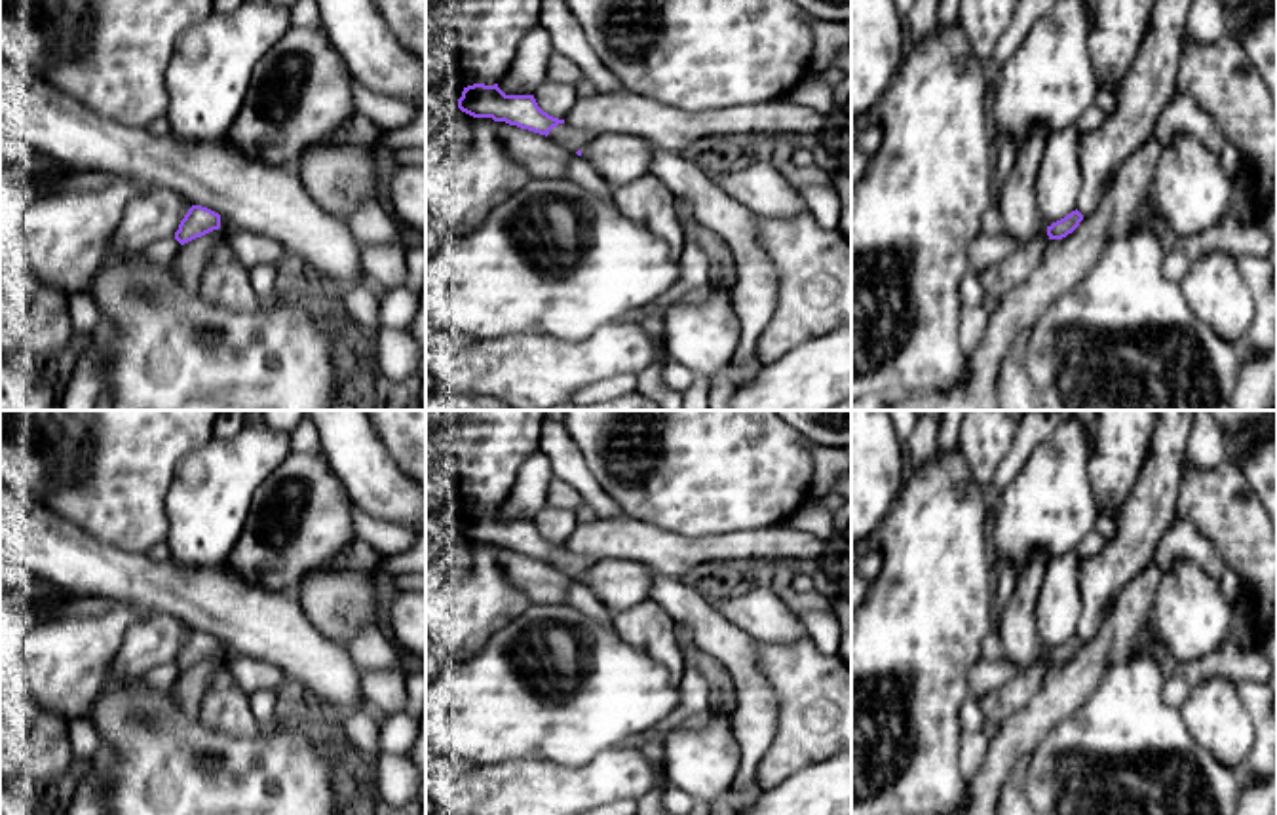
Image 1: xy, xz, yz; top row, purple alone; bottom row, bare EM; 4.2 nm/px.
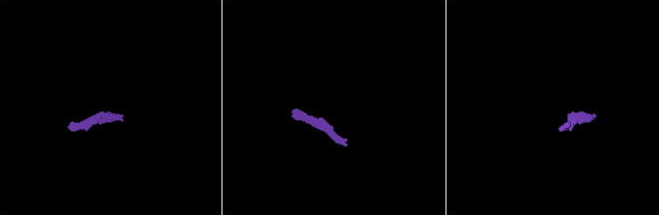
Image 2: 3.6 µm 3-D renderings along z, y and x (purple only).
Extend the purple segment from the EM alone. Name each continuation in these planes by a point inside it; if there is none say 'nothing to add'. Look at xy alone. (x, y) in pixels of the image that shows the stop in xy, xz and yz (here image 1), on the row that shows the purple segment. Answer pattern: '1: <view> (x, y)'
nothing to add

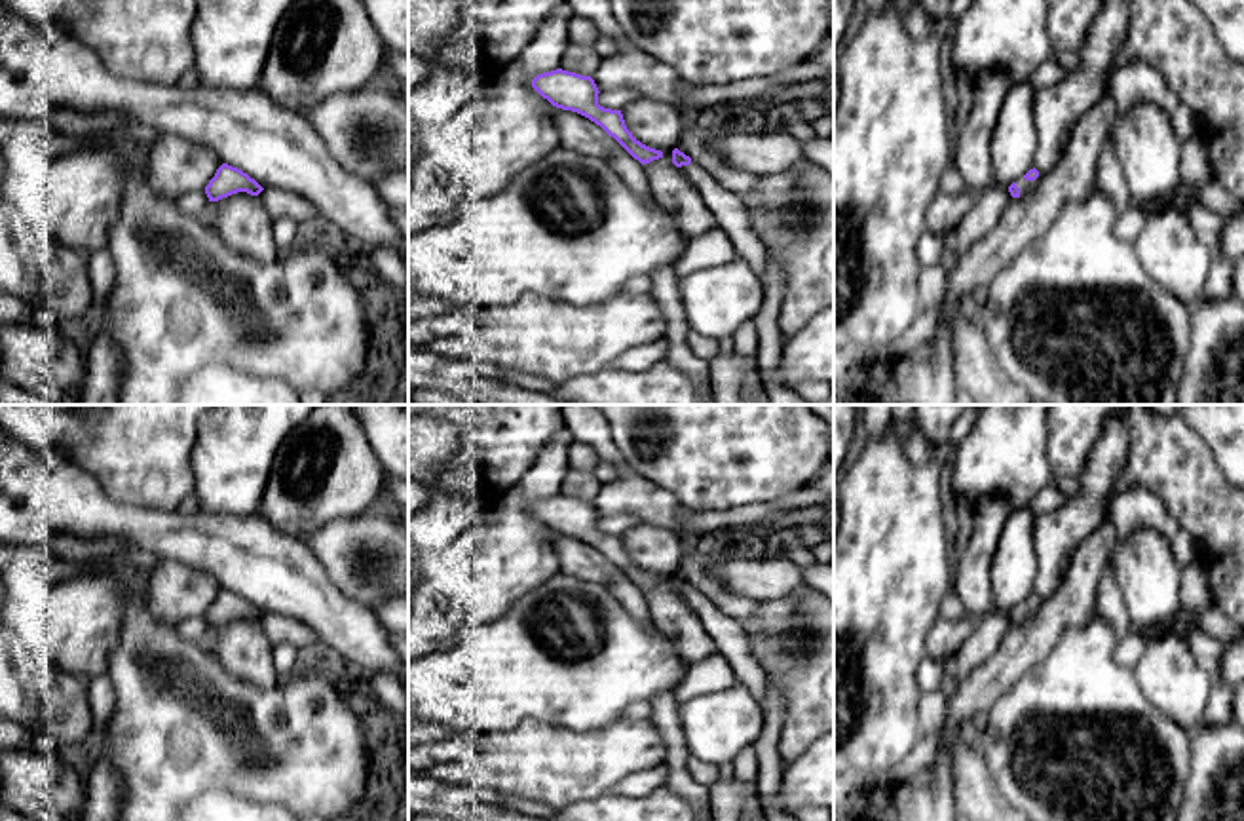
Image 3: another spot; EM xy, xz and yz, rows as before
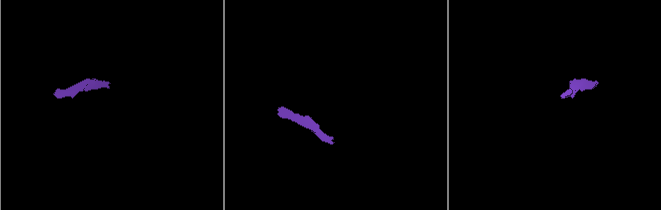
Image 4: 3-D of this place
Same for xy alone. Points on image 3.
nothing to add

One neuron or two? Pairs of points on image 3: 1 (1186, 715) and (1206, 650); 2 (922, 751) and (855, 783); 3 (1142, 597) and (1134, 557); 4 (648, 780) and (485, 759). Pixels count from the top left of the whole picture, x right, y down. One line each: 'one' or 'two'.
1: two
2: one
3: one
4: two

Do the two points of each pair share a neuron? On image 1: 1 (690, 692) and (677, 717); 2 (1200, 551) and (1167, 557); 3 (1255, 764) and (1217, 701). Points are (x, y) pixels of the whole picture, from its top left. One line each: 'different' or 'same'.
1: same
2: same
3: different

